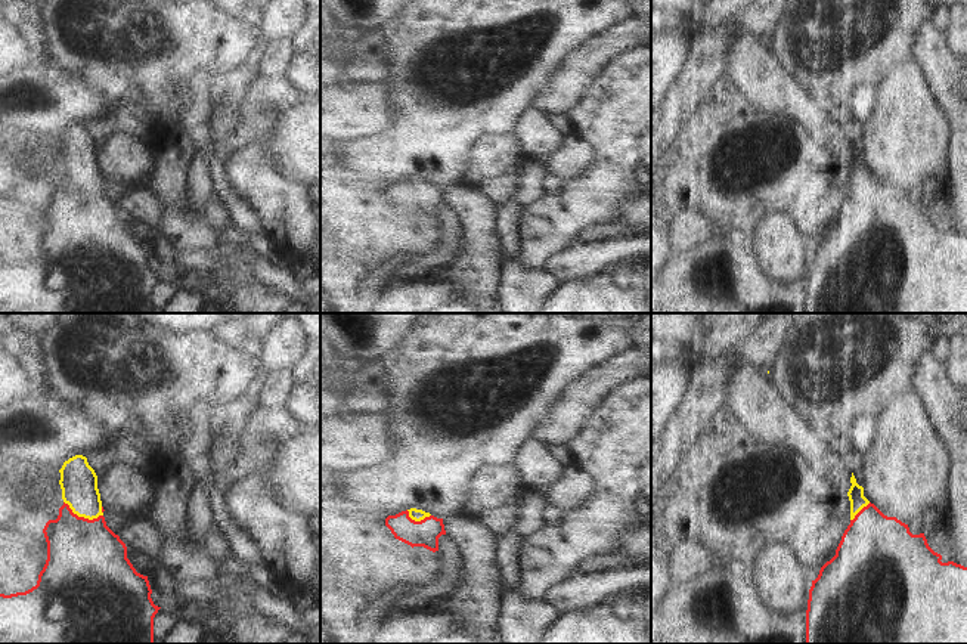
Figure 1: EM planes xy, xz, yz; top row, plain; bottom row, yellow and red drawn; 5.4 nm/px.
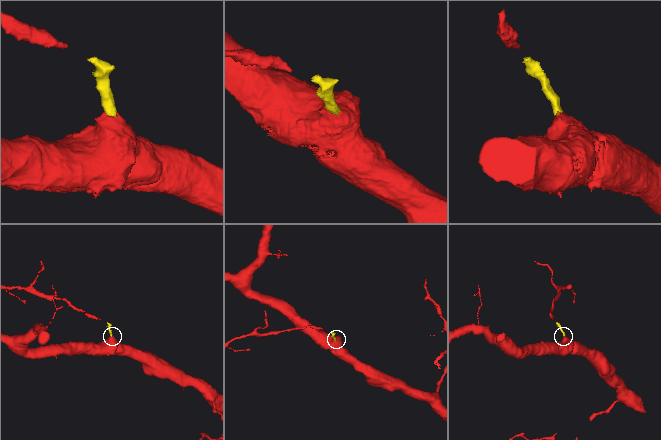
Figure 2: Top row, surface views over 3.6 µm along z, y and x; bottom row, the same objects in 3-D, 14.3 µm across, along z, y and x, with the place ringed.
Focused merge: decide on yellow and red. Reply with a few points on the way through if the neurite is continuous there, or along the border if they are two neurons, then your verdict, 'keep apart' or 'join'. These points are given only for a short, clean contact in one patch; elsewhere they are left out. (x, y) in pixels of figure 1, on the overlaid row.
runs through xy (78, 482), (83, 516), (86, 562); join

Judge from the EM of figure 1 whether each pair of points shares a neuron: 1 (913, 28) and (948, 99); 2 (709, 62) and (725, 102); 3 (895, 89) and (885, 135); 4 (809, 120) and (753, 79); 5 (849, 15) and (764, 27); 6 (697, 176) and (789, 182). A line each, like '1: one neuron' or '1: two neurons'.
1: two neurons
2: two neurons
3: one neuron
4: one neuron
5: two neurons
6: one neuron

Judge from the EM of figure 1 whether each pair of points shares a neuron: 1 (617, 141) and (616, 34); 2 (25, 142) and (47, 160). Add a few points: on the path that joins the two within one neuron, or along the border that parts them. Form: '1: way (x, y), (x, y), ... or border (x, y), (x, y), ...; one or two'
1: border (635, 46), (622, 52), (594, 83); two
2: border (45, 139), (36, 141), (28, 149), (15, 149); two

